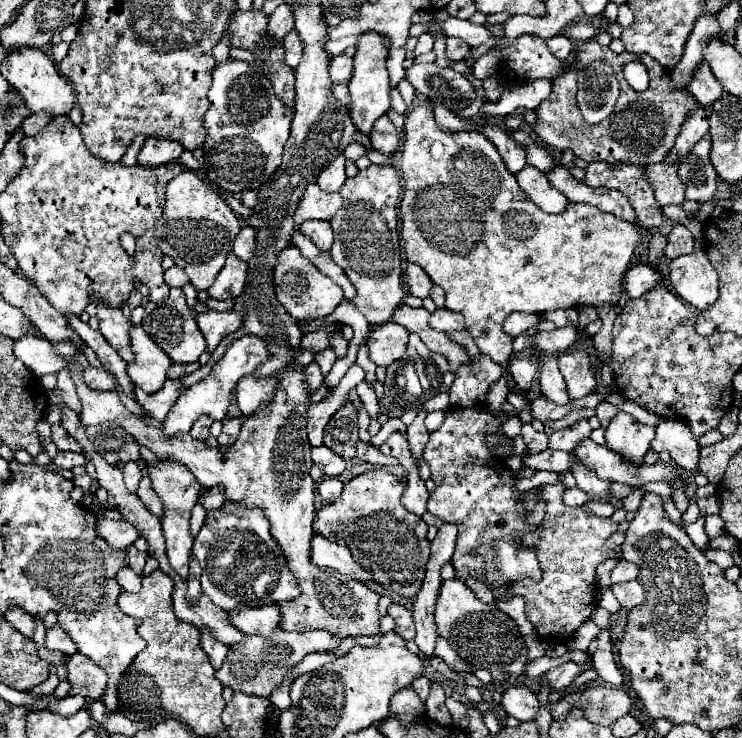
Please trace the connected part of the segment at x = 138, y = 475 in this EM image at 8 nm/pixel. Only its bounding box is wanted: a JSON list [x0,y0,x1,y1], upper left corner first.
[122,461,142,493]

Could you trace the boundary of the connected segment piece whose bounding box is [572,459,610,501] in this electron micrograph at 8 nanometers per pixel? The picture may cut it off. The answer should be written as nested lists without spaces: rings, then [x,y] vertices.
[[[576,459],[576,463],[572,465],[572,475],[576,477],[576,487],[586,491],[594,501],[608,501],[608,493],[610,493],[610,485],[608,481],[602,481],[594,469],[590,469],[588,465],[584,465],[580,459]]]

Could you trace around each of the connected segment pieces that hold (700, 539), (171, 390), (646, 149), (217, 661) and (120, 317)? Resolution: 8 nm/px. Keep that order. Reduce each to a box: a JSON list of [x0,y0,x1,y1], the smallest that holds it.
[[684,515,708,551],[134,381,180,421],[532,39,694,167],[200,633,230,669],[96,303,134,363]]

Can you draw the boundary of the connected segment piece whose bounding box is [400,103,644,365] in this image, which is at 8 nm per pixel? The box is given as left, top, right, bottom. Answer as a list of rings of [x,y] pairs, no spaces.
[[[420,103],[406,113],[406,125],[404,125],[404,143],[402,143],[402,155],[400,155],[400,171],[404,179],[404,193],[400,201],[400,225],[402,225],[402,239],[404,239],[404,251],[406,259],[410,263],[420,265],[428,277],[440,285],[446,291],[446,309],[454,313],[462,313],[466,319],[466,329],[474,337],[480,353],[486,353],[494,363],[506,365],[506,361],[512,355],[512,339],[502,333],[502,323],[512,311],[528,311],[528,313],[546,313],[556,309],[570,309],[576,305],[592,305],[592,307],[604,307],[604,305],[616,305],[622,295],[622,279],[626,269],[630,269],[630,261],[634,255],[634,249],[642,243],[644,231],[638,223],[630,223],[624,219],[618,219],[616,215],[608,215],[598,211],[592,205],[586,203],[570,203],[566,213],[562,215],[548,215],[542,213],[520,189],[516,177],[512,173],[506,173],[506,167],[502,165],[502,157],[498,157],[498,149],[480,133],[480,131],[460,131],[460,133],[446,133],[434,123],[434,113],[430,111],[430,105]]]

